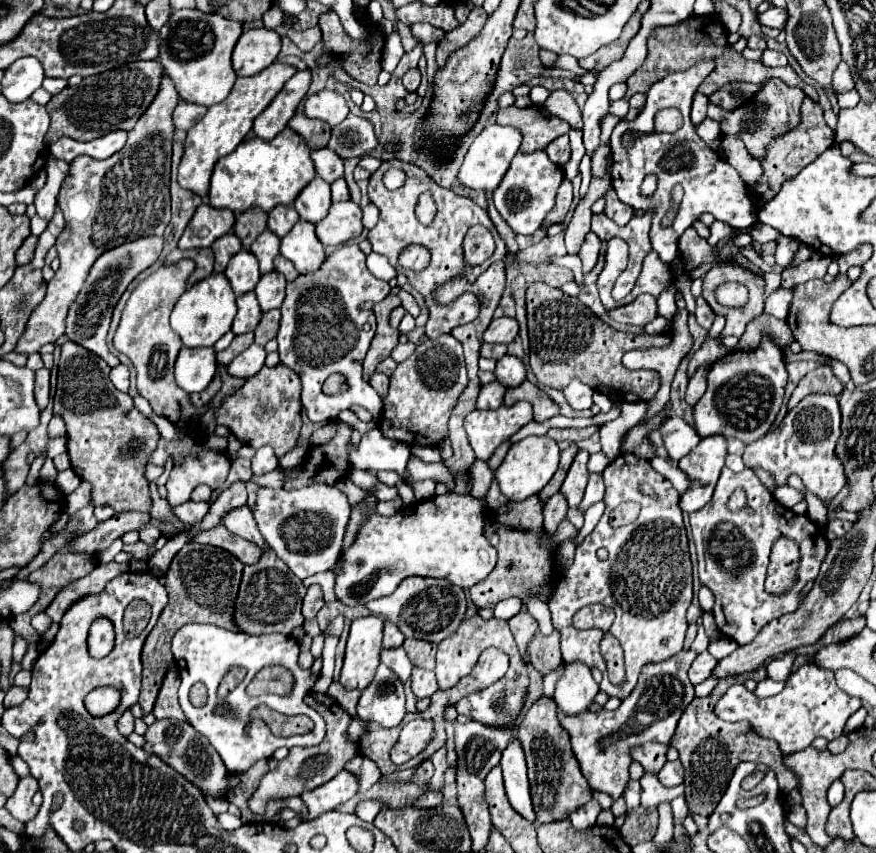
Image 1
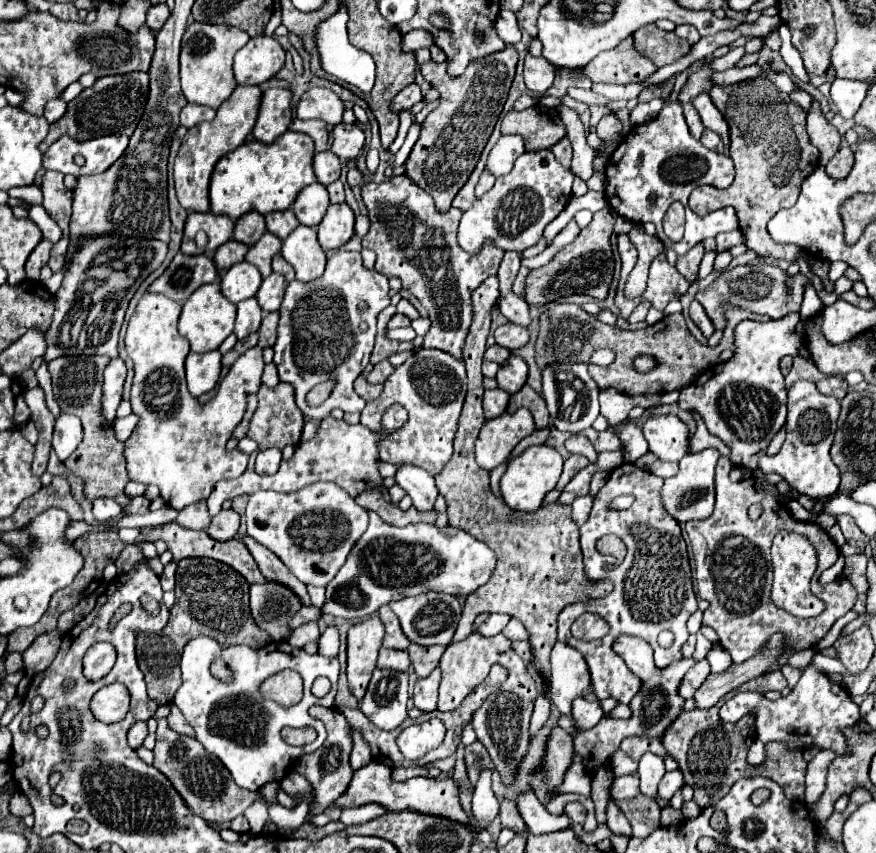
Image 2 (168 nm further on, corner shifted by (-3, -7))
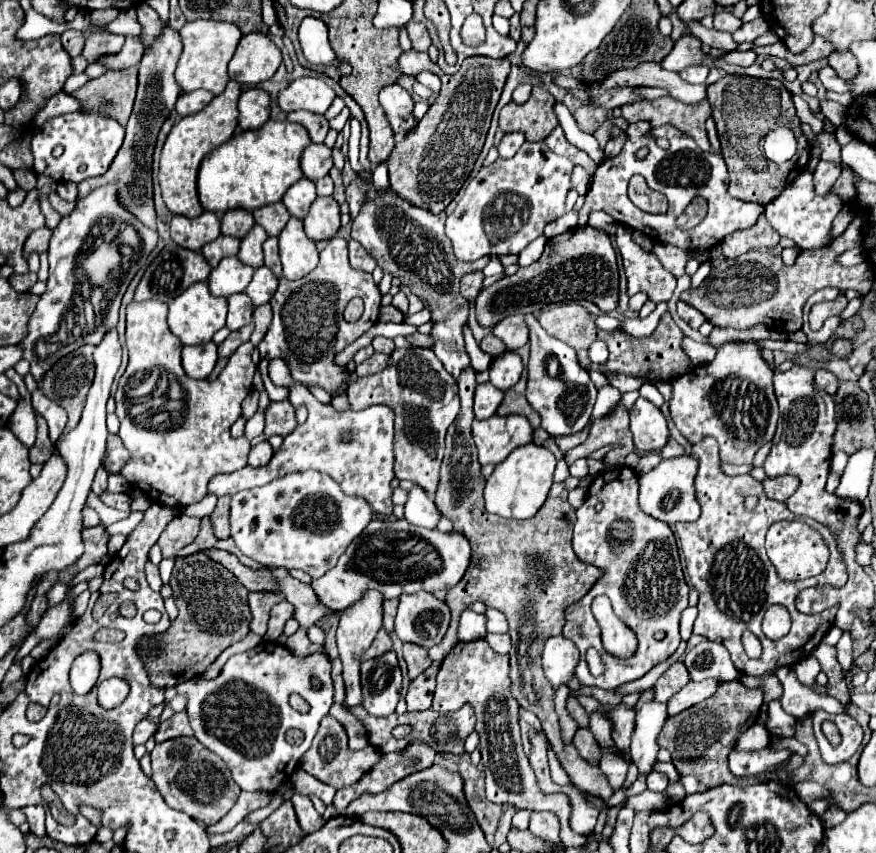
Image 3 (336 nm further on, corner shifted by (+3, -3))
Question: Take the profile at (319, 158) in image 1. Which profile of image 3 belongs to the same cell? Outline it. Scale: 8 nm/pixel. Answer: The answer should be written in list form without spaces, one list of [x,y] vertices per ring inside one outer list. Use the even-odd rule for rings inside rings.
[[[308,144],[300,158],[302,172],[308,180],[320,180],[332,168],[332,150],[326,144]]]

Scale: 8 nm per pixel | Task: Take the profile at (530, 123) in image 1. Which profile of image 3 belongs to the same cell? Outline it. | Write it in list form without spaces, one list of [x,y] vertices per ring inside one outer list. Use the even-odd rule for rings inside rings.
[[[534,86],[532,88],[532,96],[524,102],[524,104],[506,104],[502,110],[500,110],[500,128],[504,132],[514,132],[514,130],[520,130],[526,134],[526,140],[528,142],[540,142],[544,140],[556,126],[558,126],[558,118],[554,114],[554,96],[542,88],[542,86]]]

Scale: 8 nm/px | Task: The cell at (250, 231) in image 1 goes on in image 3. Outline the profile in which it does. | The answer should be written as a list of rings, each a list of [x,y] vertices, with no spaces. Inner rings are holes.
[[[236,208],[222,216],[222,234],[234,236],[234,238],[244,238],[254,228],[254,224],[256,222],[254,222],[252,212]]]

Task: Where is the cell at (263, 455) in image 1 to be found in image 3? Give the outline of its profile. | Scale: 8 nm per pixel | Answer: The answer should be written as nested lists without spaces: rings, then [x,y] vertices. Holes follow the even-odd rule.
[[[262,440],[262,442],[258,442],[258,444],[252,446],[250,456],[248,456],[248,464],[254,466],[254,468],[266,466],[266,464],[270,462],[270,458],[272,458],[272,452],[274,452],[274,450],[272,450],[272,446],[268,444],[268,440]]]

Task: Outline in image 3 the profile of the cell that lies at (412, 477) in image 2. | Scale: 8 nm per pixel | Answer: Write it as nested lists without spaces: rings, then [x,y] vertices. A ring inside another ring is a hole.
[[[414,486],[408,494],[408,502],[406,502],[406,514],[404,518],[414,524],[414,526],[422,526],[422,528],[430,528],[434,530],[438,520],[442,518],[436,504],[432,502],[432,498],[426,496],[426,492],[422,492],[422,488]]]

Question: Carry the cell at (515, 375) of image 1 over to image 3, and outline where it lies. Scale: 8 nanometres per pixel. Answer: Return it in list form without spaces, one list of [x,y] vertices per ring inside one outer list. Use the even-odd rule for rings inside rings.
[[[504,352],[490,364],[490,382],[500,390],[512,388],[520,380],[520,374],[522,374],[522,360],[516,352]]]

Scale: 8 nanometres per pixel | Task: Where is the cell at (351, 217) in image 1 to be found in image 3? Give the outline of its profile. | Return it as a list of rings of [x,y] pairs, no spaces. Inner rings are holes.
[[[332,196],[316,198],[304,218],[304,230],[310,240],[330,240],[340,228],[340,208]]]

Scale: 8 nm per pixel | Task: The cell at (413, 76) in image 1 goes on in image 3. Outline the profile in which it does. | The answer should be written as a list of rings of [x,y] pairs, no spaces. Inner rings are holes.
[[[398,84],[384,86],[380,90],[380,104],[386,110],[386,116],[390,120],[390,126],[394,134],[410,134],[416,126],[416,120],[412,116],[414,100],[412,96]]]

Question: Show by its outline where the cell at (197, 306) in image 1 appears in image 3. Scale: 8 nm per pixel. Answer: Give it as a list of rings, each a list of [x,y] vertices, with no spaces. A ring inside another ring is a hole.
[[[206,282],[192,284],[180,296],[170,302],[168,310],[168,328],[174,336],[180,338],[182,344],[204,344],[210,342],[212,336],[224,326],[226,322],[226,298],[214,298],[208,290]]]

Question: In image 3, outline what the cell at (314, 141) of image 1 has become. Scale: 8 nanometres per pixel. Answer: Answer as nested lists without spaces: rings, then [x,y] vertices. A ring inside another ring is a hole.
[[[296,110],[296,112],[288,114],[288,120],[302,124],[308,130],[312,142],[324,142],[326,132],[328,132],[324,116],[318,116],[314,112],[306,112],[306,110]]]

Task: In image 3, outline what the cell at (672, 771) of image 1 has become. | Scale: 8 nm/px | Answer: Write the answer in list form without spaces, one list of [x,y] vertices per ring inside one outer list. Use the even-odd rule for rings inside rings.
[[[650,772],[646,784],[648,784],[648,790],[652,792],[664,792],[668,786],[668,776],[662,772]]]

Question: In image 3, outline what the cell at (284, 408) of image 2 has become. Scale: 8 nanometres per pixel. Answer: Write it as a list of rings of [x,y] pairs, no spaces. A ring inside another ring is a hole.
[[[288,400],[282,402],[272,402],[266,410],[266,428],[264,434],[272,436],[272,434],[280,434],[280,436],[288,436],[294,428],[296,428],[296,416],[294,416],[294,406]]]

